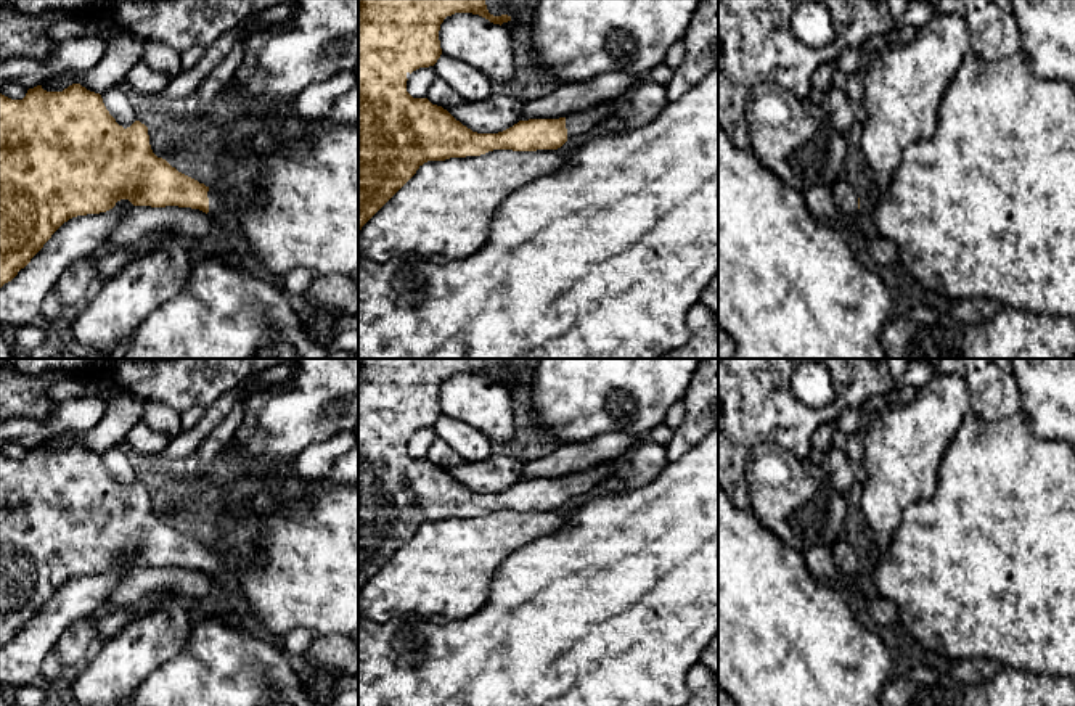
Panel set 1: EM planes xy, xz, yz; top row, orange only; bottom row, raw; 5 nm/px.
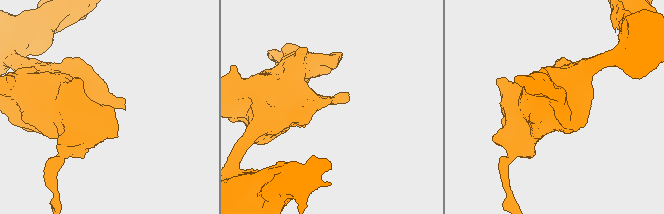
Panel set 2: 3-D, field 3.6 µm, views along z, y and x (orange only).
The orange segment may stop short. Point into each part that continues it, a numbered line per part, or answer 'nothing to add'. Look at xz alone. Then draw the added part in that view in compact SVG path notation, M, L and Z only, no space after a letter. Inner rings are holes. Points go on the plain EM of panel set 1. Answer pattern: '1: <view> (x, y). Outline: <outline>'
1: xz (582, 483). Outline: M640 436L640 437L636 439L636 442L635 442L632 447L625 449L625 450L623 450L622 454L619 454L617 457L623 455L627 450L630 450L630 449L636 447L638 444L644 442L646 439L648 439L646 436ZM614 457L614 458L607 460L607 462L603 462L603 463L599 463L599 465L595 465L595 466L591 466L591 468L588 468L588 470L585 470L585 471L582 471L582 473L574 473L574 474L566 476L567 499L574 499L574 497L578 497L578 495L588 494L590 491L593 491L593 489L595 489L595 486L596 486L599 481L603 481L603 479L606 479L606 478L612 476L614 460L615 460L617 457Z

